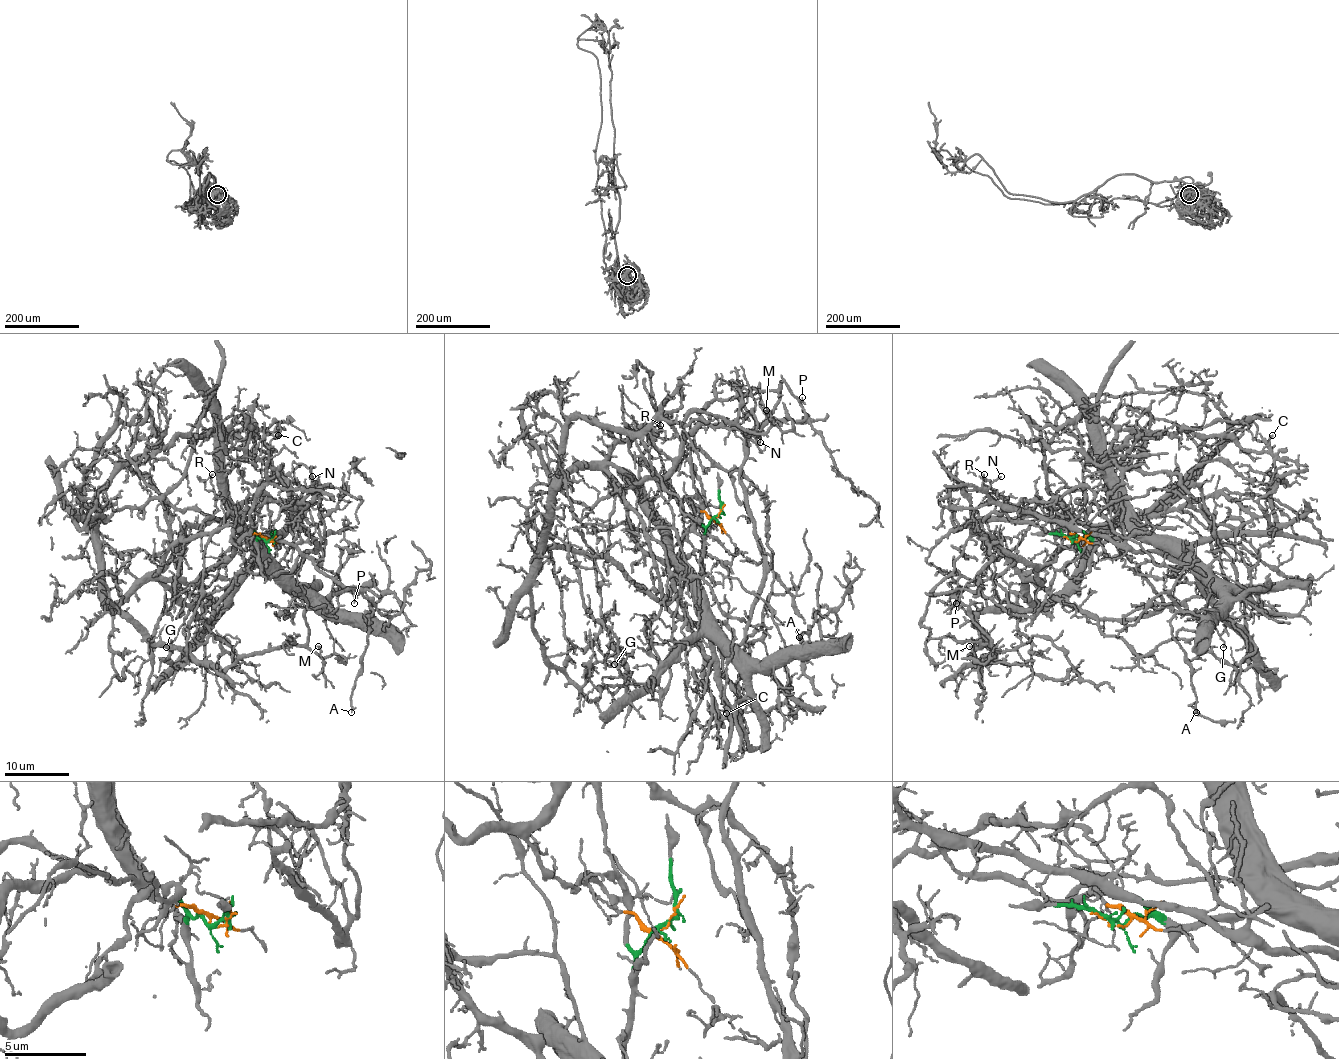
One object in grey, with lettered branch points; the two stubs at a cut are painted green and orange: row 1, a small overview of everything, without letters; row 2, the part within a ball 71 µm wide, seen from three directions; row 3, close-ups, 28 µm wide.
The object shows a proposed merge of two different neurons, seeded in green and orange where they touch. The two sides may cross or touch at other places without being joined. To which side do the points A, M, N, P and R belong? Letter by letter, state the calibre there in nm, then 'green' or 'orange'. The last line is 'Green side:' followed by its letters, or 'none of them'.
A: calibre 220 nm; green
M: calibre 140 nm; orange
N: calibre 90 nm; green
P: calibre 120 nm; orange
R: calibre 100 nm; orange
Green side: A, N

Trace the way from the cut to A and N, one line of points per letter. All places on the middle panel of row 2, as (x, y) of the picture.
A: (718, 514), (704, 534), (699, 571), (712, 620), (751, 659), (813, 648), (815, 611), (799, 636)
N: (718, 514), (699, 585), (738, 644), (763, 575), (739, 477), (744, 442), (759, 429), (760, 442)

